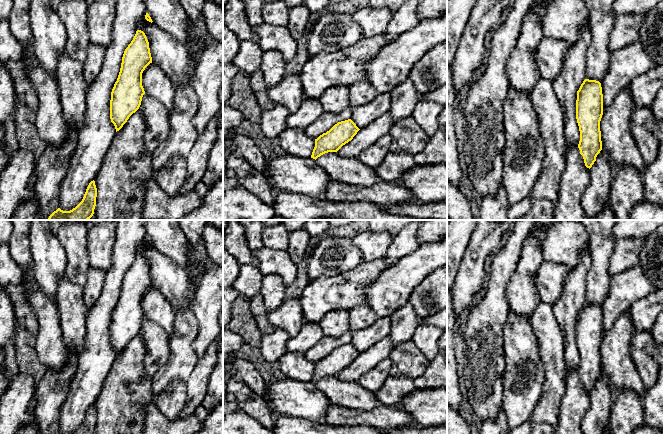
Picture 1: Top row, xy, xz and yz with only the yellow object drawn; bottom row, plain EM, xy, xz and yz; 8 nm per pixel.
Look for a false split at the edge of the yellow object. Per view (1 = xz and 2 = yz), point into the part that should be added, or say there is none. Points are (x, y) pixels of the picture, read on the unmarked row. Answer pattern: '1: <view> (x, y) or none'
1: none
2: none

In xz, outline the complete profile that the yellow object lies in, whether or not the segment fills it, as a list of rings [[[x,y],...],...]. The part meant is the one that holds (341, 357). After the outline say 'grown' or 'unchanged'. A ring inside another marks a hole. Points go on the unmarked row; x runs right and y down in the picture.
[[[351,343],[338,346],[329,355],[315,363],[311,382],[316,384],[325,377],[337,376],[343,369],[351,365],[359,354]]] | unchanged

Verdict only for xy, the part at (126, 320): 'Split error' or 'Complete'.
Complete

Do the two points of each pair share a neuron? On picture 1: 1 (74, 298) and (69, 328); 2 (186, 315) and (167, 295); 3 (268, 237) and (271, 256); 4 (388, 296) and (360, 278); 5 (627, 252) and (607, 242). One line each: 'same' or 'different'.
1: same
2: different
3: different
4: different
5: different

